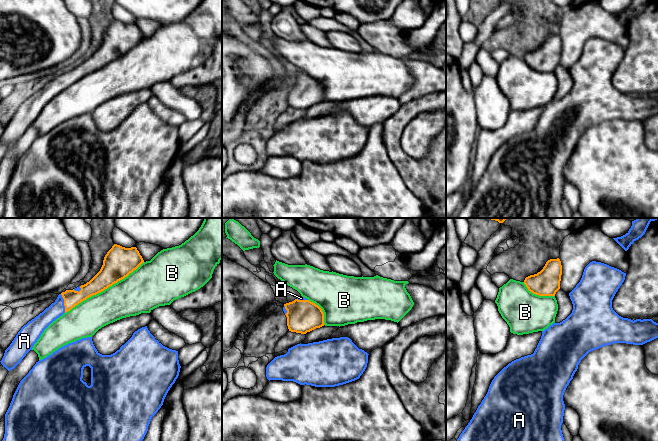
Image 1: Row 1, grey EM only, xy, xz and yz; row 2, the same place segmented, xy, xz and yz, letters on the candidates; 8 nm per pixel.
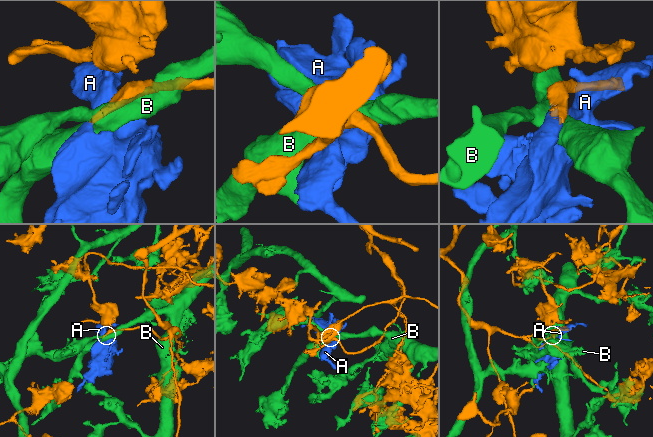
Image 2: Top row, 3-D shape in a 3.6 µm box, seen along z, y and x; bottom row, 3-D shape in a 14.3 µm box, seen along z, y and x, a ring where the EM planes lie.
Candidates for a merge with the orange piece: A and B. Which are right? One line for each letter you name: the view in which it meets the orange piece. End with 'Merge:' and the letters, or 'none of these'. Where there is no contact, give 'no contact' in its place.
A: xy
Merge: A

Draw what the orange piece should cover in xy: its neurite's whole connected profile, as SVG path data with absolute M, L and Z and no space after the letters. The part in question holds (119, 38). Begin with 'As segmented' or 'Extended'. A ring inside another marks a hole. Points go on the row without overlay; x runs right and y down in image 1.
Extended. M114 20L104 33L100 47L86 60L58 71L54 79L24 101L0 137L8 147L14 145L32 126L44 106L73 83L96 71L136 46L144 36L136 23Z

